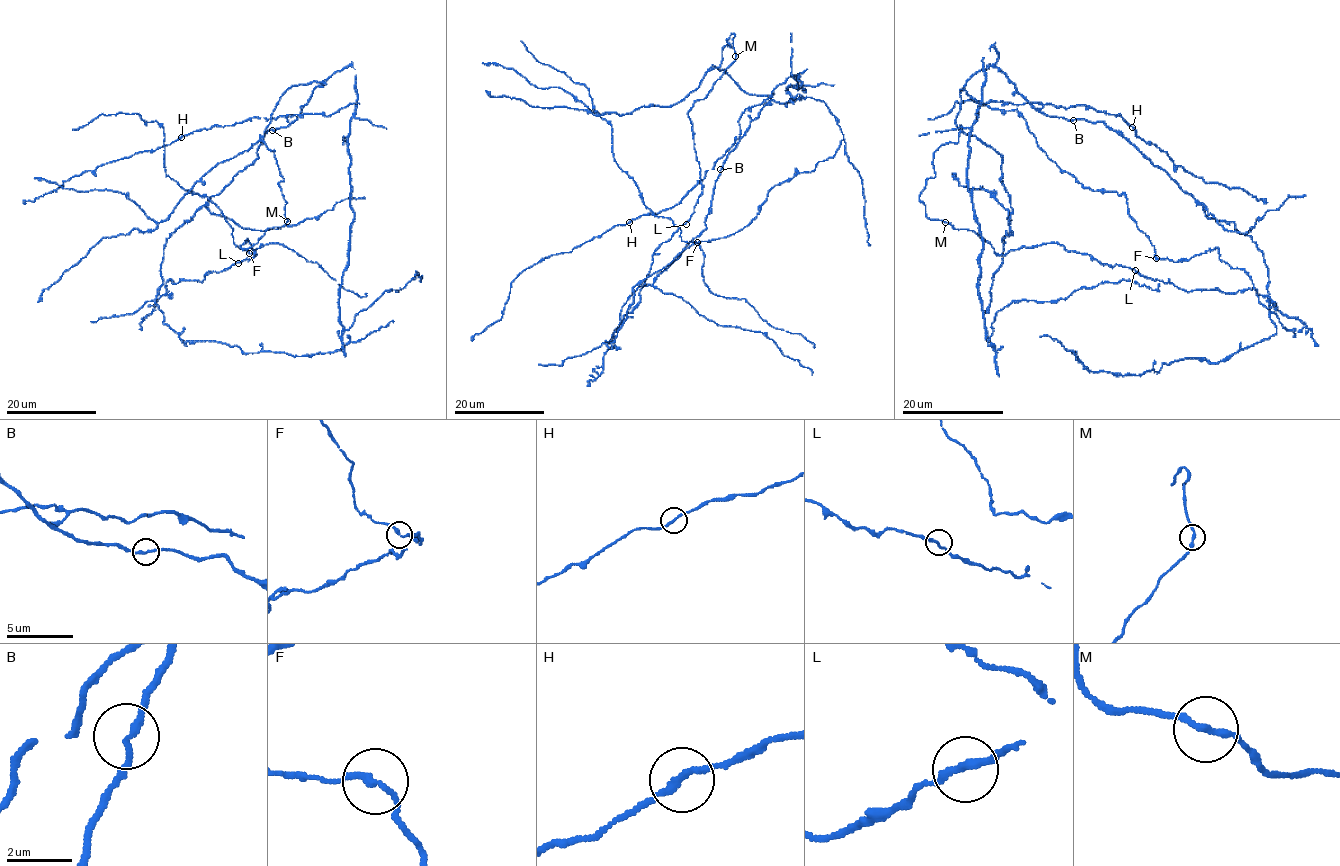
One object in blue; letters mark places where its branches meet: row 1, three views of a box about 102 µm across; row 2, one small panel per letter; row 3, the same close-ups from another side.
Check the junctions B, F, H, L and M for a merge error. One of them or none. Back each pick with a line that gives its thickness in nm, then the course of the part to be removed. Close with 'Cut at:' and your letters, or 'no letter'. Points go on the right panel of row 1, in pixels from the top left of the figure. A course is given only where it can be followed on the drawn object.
Cut at: no letter

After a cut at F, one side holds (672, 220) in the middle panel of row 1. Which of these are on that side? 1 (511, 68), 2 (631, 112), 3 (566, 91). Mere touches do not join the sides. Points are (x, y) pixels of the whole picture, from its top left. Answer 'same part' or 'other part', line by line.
1: other part
2: other part
3: other part

